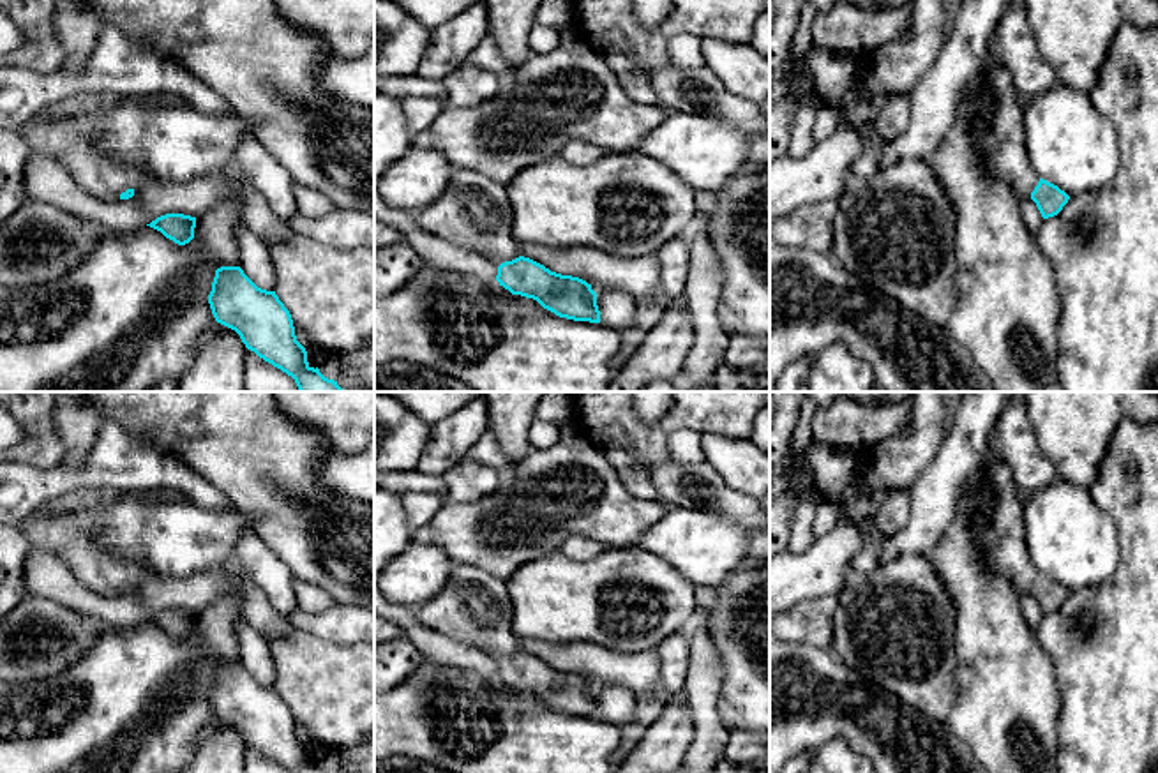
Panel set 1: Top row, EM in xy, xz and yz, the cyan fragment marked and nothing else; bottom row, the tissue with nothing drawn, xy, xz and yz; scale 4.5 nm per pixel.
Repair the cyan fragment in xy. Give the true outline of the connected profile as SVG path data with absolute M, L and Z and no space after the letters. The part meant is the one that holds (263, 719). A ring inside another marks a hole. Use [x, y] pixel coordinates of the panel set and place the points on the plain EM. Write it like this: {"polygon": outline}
{"polygon": "M240 662L215 665L208 699L217 718L235 725L247 745L291 773L325 773L307 757L290 706L275 687L258 683Z"}

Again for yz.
{"polygon": "M992 452L983 459L983 484L990 492L990 526L978 535L978 545L987 565L1010 579L1019 597L1031 593L1041 612L1057 611L1070 591L1057 581L1043 575L1026 551L1024 494L1019 491L1008 466Z"}

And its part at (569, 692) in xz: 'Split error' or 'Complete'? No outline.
Split error

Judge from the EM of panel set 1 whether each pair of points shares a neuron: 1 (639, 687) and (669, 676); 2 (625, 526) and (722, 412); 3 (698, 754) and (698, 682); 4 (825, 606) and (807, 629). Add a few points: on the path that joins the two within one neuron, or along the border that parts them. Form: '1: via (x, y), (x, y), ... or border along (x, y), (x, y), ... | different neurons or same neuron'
1: border along (655, 650), (657, 689), (638, 697) | different neurons
2: border along (618, 472), (624, 484), (634, 495), (661, 502) | different neurons
3: via (705, 736), (703, 699) | same neuron
4: via (819, 611), (809, 623) | same neuron

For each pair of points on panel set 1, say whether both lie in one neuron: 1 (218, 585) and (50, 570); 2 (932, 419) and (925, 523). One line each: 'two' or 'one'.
1: one
2: two

